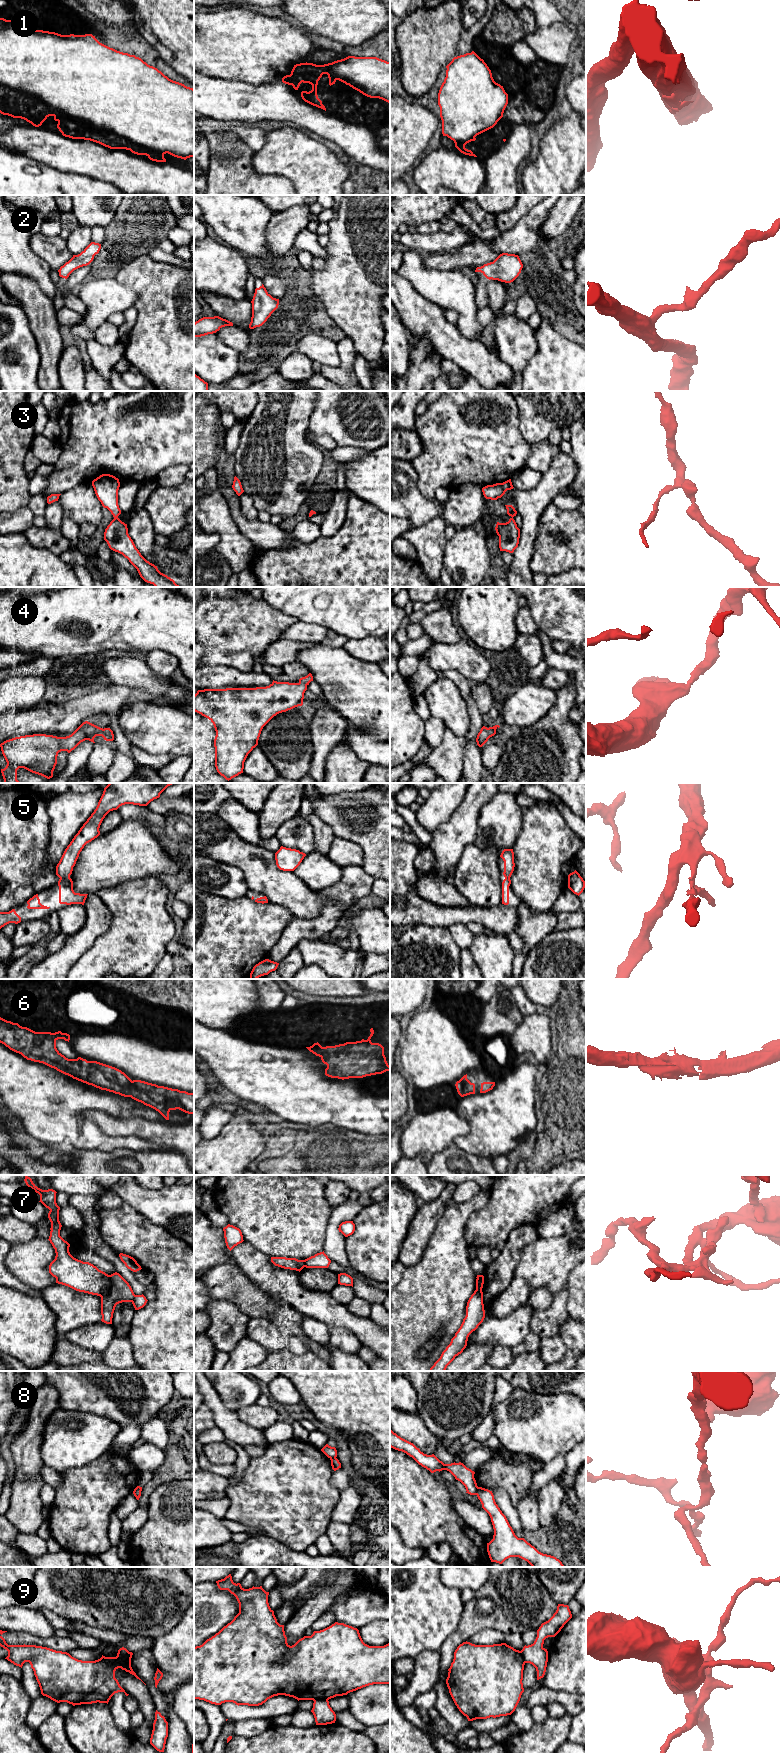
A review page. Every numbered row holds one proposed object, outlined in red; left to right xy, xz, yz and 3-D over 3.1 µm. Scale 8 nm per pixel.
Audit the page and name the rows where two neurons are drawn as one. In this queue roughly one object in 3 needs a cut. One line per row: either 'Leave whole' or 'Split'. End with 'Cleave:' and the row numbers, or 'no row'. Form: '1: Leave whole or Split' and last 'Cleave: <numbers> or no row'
1: Split
2: Leave whole
3: Leave whole
4: Leave whole
5: Leave whole
6: Leave whole
7: Split
8: Split
9: Split
Cleave: 1, 7, 8, 9

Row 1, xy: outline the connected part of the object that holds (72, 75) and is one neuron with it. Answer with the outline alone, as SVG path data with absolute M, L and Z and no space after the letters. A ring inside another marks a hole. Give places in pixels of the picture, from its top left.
M0 18L0 84L40 100L48 109L50 116L58 116L60 119L63 119L65 116L71 116L88 122L96 128L110 131L141 146L168 153L184 160L194 157L194 89L169 79L157 68L148 65L135 55L117 51L100 43L92 34L61 35L55 32L35 30L27 24Z

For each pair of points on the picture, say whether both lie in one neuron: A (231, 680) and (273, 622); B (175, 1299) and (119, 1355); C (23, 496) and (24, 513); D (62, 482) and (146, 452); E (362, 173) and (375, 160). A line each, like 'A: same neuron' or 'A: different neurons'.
A: different neurons
B: different neurons
C: different neurons
D: same neuron
E: different neurons

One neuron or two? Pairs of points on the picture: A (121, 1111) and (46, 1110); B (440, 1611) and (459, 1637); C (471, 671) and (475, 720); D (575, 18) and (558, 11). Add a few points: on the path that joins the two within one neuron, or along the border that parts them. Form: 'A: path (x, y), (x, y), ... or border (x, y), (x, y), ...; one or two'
A: path (102, 1102), (65, 1102); one
B: border (464, 1609), (458, 1627), (445, 1640), (440, 1649); two
C: border (447, 669), (458, 670), (468, 680); two
D: path (571, 14), (568, 11), (562, 11); one

